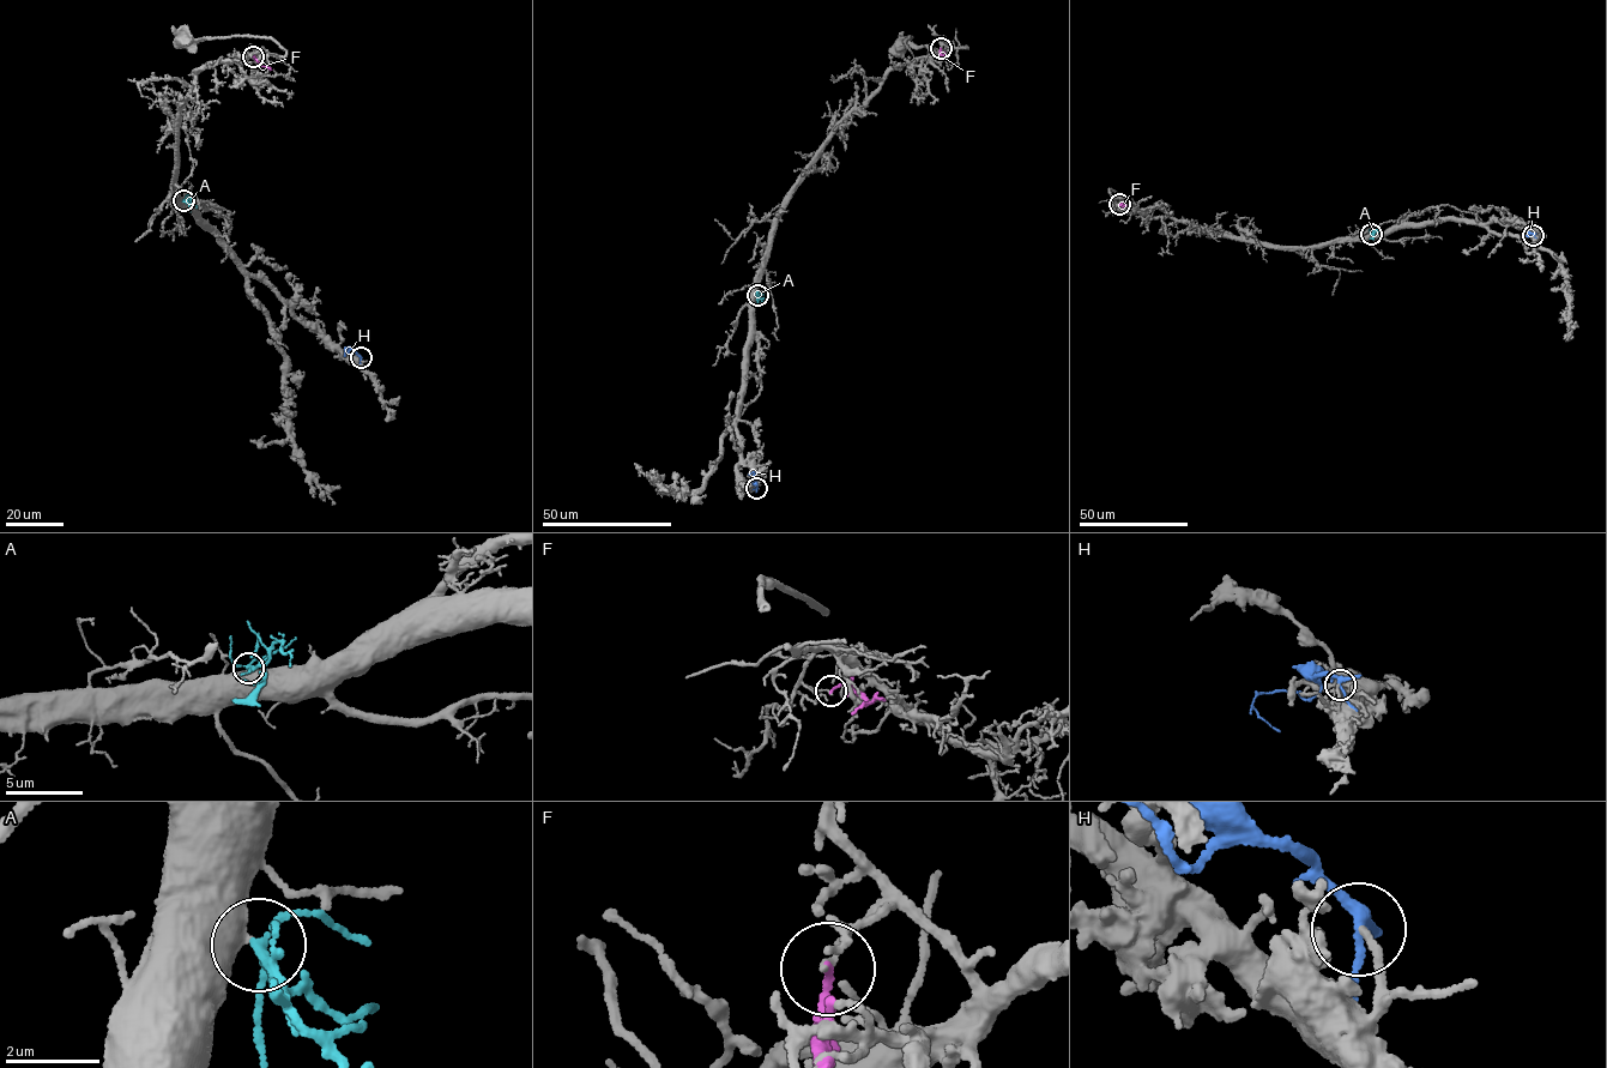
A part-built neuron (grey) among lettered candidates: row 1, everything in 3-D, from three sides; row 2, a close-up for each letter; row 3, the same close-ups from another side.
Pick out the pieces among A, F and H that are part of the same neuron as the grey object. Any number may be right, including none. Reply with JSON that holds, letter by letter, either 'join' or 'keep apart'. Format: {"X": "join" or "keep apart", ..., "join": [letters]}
{"A": "join", "F": "keep apart", "H": "keep apart", "join": ["A"]}

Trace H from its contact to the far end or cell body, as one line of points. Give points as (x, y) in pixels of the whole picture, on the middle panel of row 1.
H: (756, 488), (753, 483), (754, 471), (749, 474)

